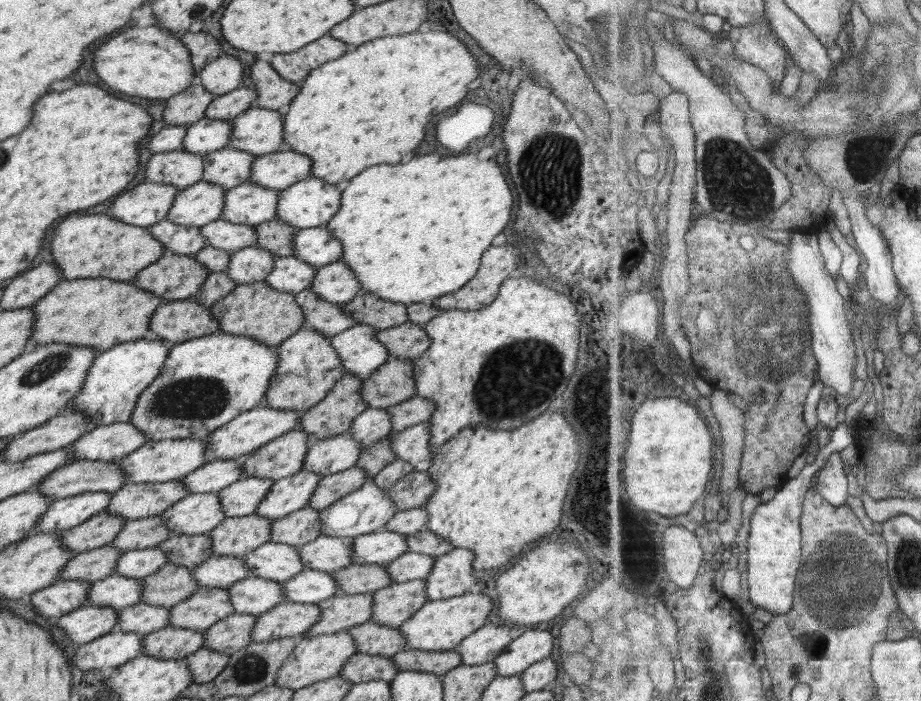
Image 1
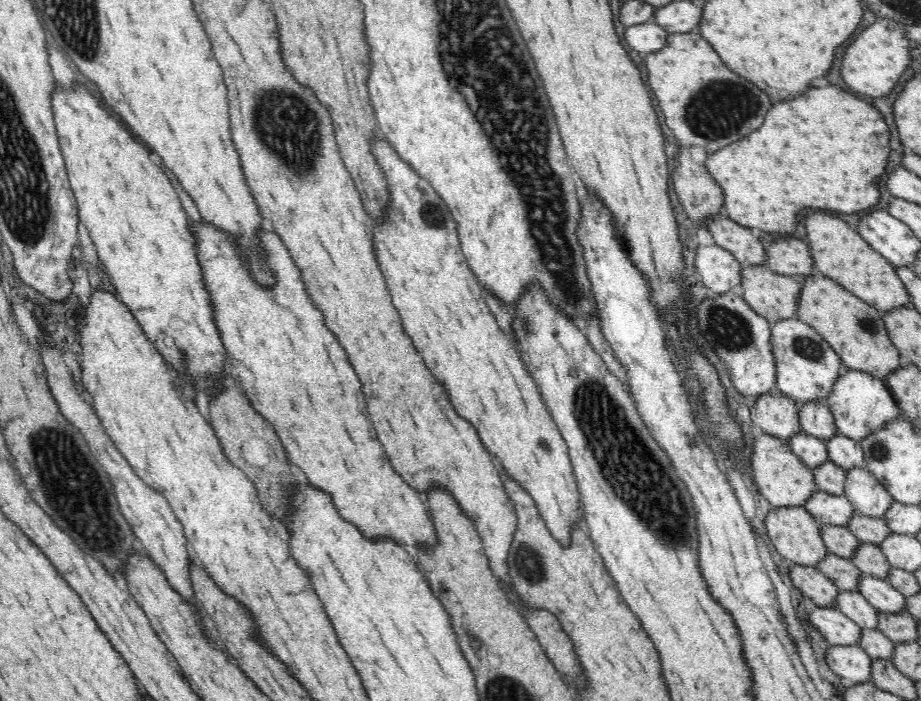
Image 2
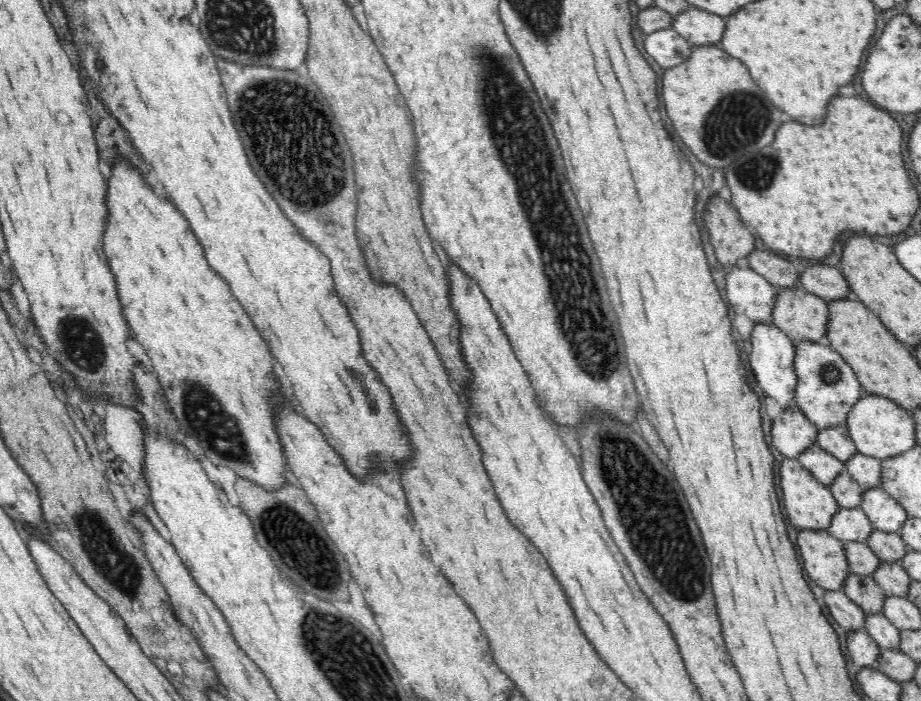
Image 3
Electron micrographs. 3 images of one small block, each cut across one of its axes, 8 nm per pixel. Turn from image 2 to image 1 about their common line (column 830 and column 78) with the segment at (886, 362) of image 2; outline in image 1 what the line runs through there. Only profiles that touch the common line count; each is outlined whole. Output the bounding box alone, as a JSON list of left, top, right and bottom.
[28,278,160,351]

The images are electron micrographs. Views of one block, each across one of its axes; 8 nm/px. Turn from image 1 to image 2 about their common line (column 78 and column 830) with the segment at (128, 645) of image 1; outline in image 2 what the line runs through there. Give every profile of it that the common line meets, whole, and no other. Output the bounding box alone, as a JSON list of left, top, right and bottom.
[825,645,872,683]

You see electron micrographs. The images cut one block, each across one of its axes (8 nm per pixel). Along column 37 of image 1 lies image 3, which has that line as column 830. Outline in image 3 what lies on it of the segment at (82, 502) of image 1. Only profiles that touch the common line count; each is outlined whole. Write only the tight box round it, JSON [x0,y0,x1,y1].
[828,507,874,542]

